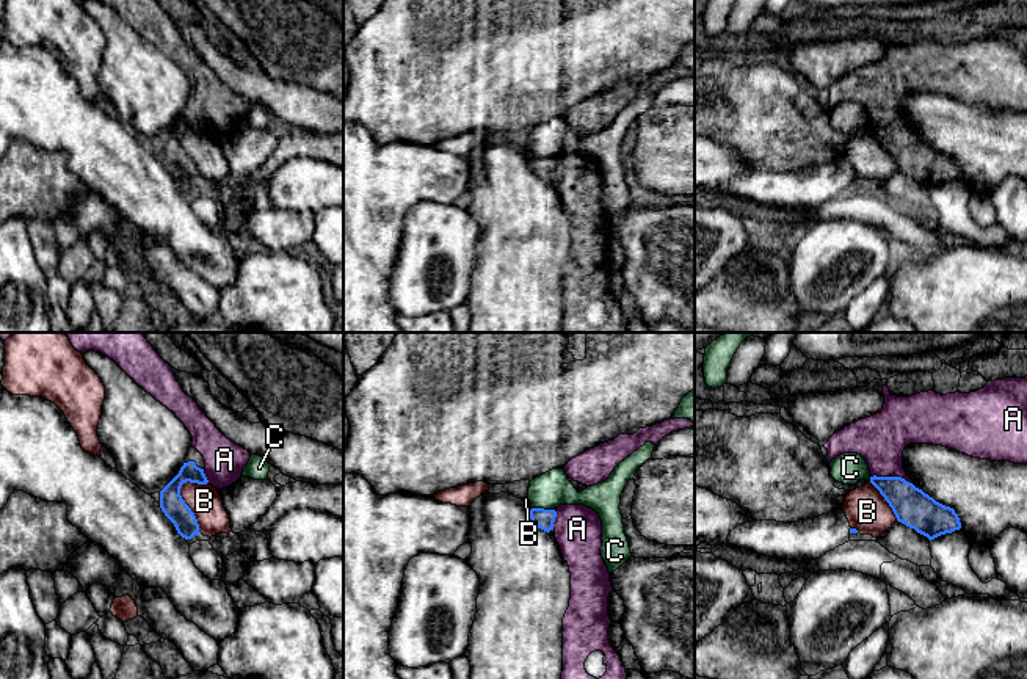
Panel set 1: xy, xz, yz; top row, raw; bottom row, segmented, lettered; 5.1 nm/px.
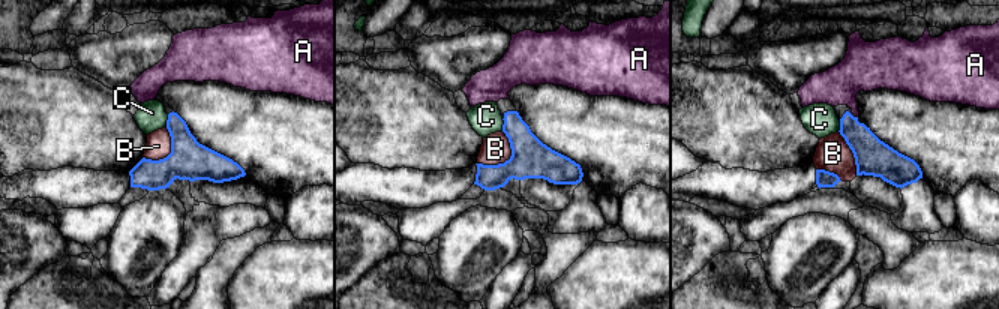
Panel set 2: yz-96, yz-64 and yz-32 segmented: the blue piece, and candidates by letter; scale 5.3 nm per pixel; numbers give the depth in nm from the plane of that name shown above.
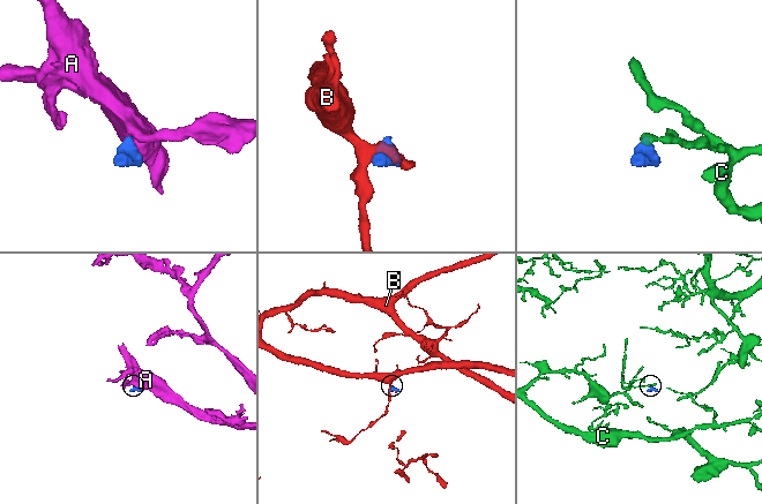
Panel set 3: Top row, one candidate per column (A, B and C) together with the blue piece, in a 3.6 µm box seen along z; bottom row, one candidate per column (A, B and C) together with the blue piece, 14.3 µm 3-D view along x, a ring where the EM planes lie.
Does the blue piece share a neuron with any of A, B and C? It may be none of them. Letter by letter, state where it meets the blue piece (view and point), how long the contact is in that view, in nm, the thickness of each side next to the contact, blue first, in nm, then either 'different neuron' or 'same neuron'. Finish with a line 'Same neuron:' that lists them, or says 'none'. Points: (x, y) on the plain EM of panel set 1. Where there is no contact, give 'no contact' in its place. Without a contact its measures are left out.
A: xz (554, 168) | 90 nm | 100/240 nm | same neuron
B: xy (188, 156) | 280 nm | 120/160 nm | different neuron
C: xz (543, 157) | 110 nm | 100/190 nm | different neuron
Same neuron: A

